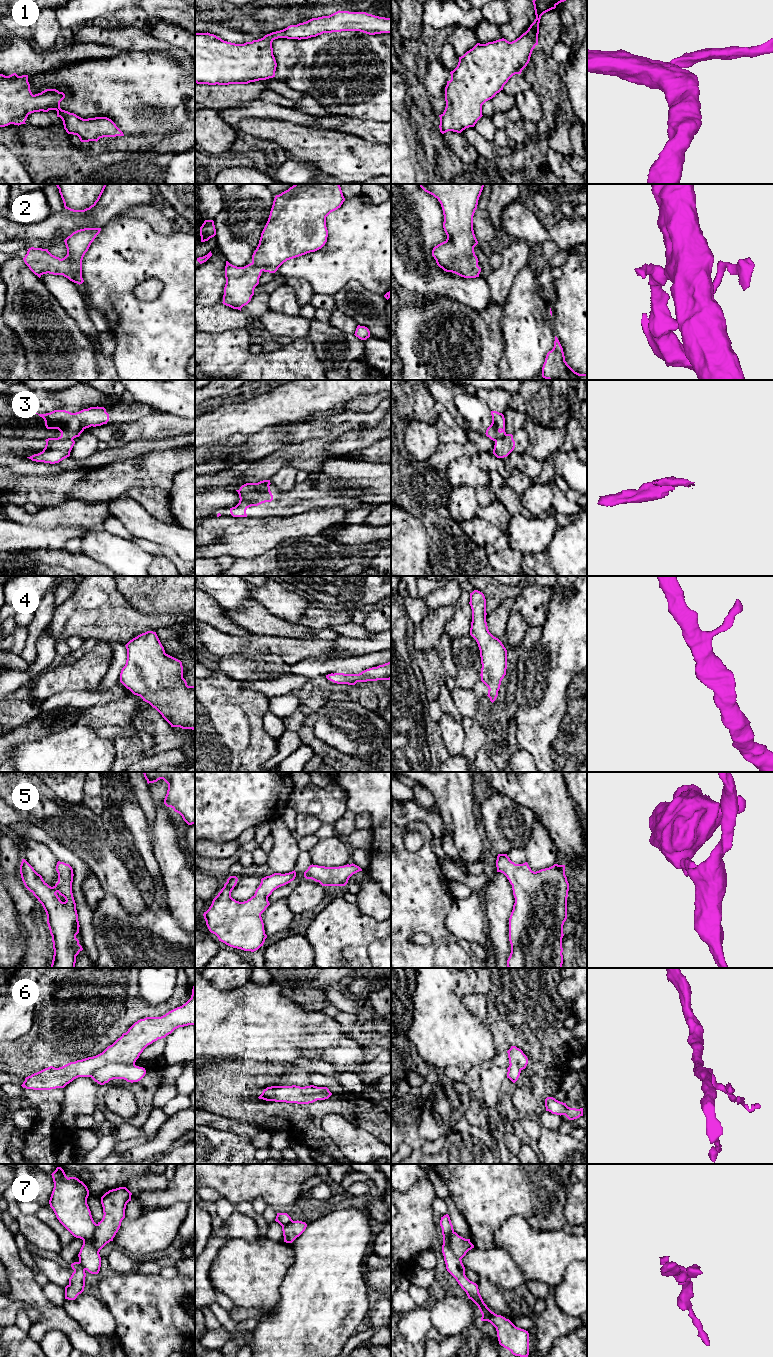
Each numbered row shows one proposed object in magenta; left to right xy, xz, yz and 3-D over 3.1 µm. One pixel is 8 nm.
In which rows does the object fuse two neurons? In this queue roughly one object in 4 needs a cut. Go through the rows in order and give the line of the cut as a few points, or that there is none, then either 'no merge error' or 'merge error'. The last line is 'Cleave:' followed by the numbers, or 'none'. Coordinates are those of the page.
1: no cut | no merge error
2: no cut | no merge error
3: xy (57, 438), (72, 440) | merge error
4: no cut | no merge error
5: no cut | no merge error
6: no cut | no merge error
7: yz (453, 1230), (450, 1235), (450, 1248), (460, 1259) | merge error
Cleave: 3, 7

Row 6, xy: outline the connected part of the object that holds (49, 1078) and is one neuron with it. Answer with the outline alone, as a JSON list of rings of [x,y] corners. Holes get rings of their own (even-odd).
[[[195,986],[185,1004],[161,1017],[138,1020],[102,1053],[59,1068],[45,1068],[26,1077],[21,1086],[33,1090],[64,1088],[78,1077],[91,1077],[100,1085],[113,1079],[138,1082],[146,1074],[145,1068],[135,1065],[143,1050],[175,1029],[188,1025],[195,1025]]]

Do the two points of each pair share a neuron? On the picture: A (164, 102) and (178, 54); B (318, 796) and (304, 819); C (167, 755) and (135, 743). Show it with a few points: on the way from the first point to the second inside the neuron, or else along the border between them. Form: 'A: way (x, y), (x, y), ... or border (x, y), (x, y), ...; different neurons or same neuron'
A: border (172, 59), (184, 71); different neurons
B: border (297, 812), (314, 816), (322, 823); different neurons
C: border (182, 749), (165, 749), (137, 761); different neurons

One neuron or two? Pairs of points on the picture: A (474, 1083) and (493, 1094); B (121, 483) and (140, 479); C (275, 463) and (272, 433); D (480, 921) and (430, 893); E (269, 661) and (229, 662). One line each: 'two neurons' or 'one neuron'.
A: two neurons
B: one neuron
C: two neurons
D: two neurons
E: one neuron

